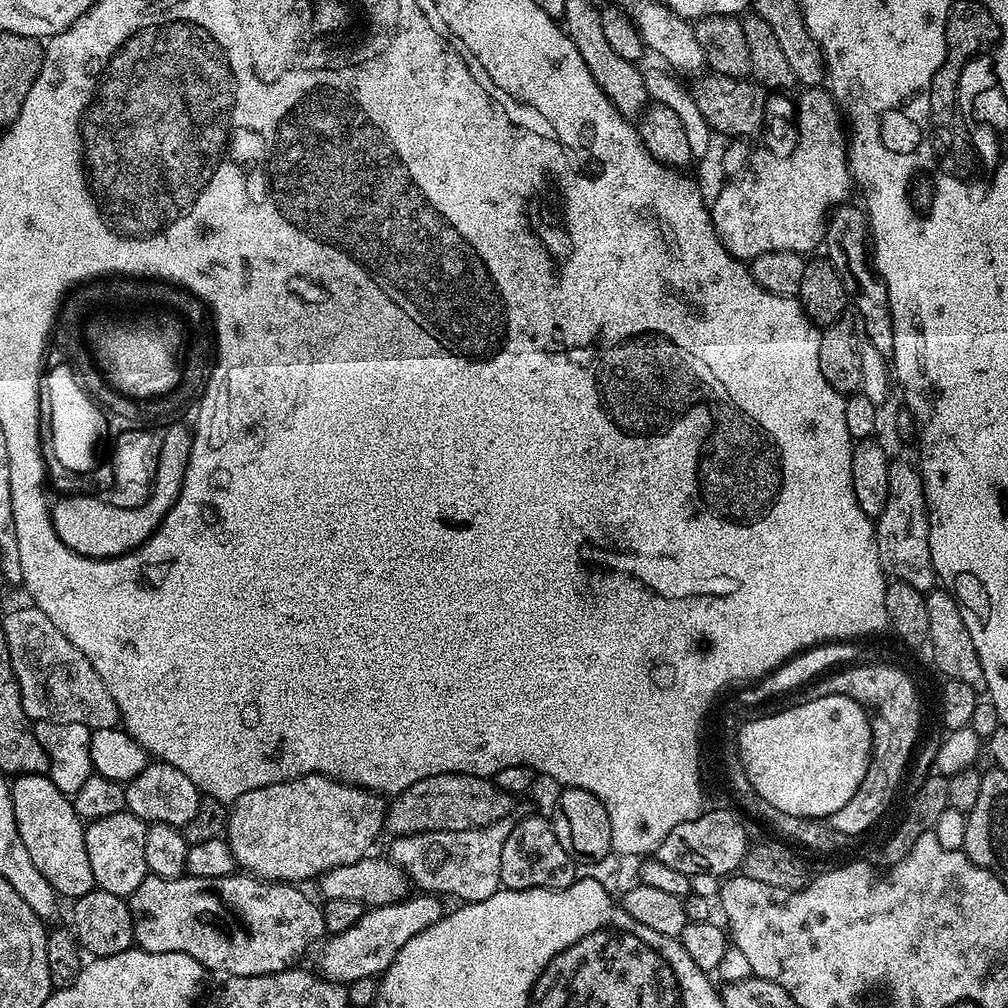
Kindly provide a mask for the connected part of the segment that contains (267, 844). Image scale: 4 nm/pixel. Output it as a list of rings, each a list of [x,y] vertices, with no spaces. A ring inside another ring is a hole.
[[[303,776],[250,790],[231,801],[226,839],[237,865],[245,873],[269,882],[315,881],[325,872],[353,864],[369,855],[373,851],[372,843],[379,838],[380,832],[382,836],[385,831],[385,811],[383,795],[333,780],[331,776]]]

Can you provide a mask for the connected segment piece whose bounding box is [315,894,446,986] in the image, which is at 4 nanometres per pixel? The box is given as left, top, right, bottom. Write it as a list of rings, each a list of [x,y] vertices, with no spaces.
[[[416,894],[400,901],[399,904],[387,904],[381,908],[368,908],[349,929],[336,935],[329,935],[319,945],[315,967],[319,975],[335,984],[352,986],[355,980],[368,980],[379,977],[394,962],[398,950],[410,942],[422,930],[434,926],[445,915],[441,897],[436,894]]]

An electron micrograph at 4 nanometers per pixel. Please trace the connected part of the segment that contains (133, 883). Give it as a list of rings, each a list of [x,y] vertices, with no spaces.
[[[127,810],[118,814],[110,814],[107,818],[93,820],[85,827],[86,855],[90,858],[90,870],[94,870],[94,882],[99,891],[128,898],[134,890],[138,890],[138,886],[142,886],[142,882],[150,875],[146,866],[147,833],[148,825]]]

